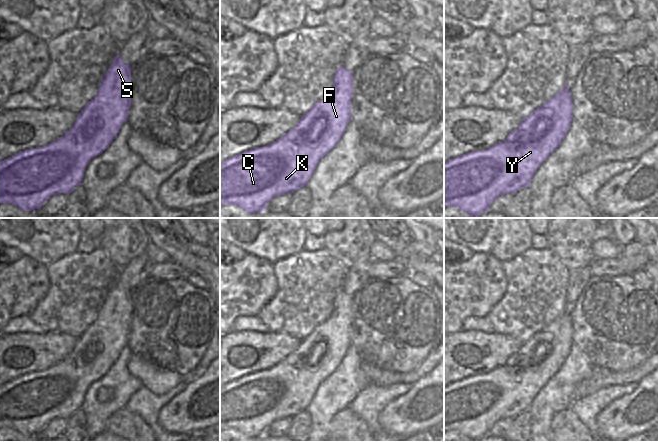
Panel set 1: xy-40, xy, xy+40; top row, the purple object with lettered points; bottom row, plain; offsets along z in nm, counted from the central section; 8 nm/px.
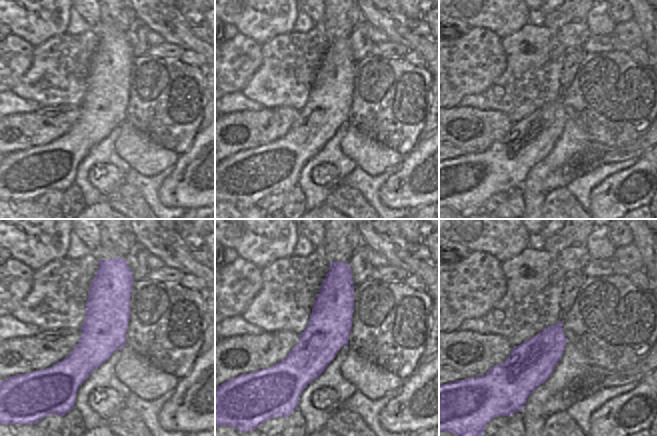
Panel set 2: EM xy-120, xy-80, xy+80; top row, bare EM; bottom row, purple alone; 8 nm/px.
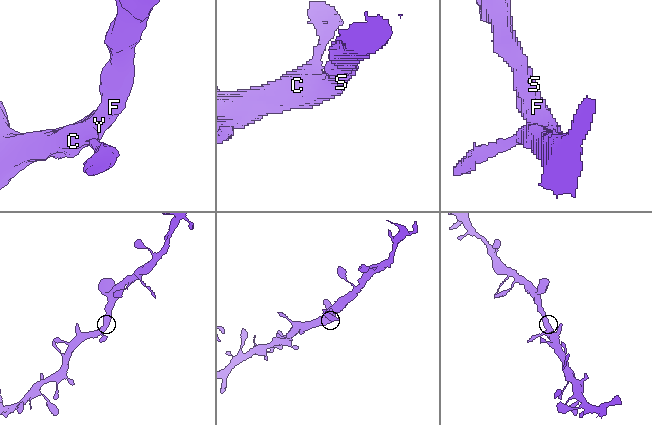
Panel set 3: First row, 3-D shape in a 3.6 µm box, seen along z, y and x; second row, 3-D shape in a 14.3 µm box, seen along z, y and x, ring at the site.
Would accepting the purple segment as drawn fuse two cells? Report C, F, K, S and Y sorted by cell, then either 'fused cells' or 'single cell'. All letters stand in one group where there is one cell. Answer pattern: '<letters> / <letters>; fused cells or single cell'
C F K S Y; single cell

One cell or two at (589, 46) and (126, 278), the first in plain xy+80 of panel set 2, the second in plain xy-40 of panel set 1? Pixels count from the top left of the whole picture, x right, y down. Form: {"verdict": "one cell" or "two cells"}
{"verdict": "two cells"}

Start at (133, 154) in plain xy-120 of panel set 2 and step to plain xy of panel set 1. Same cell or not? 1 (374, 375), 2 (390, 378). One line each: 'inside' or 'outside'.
1: inside
2: inside

